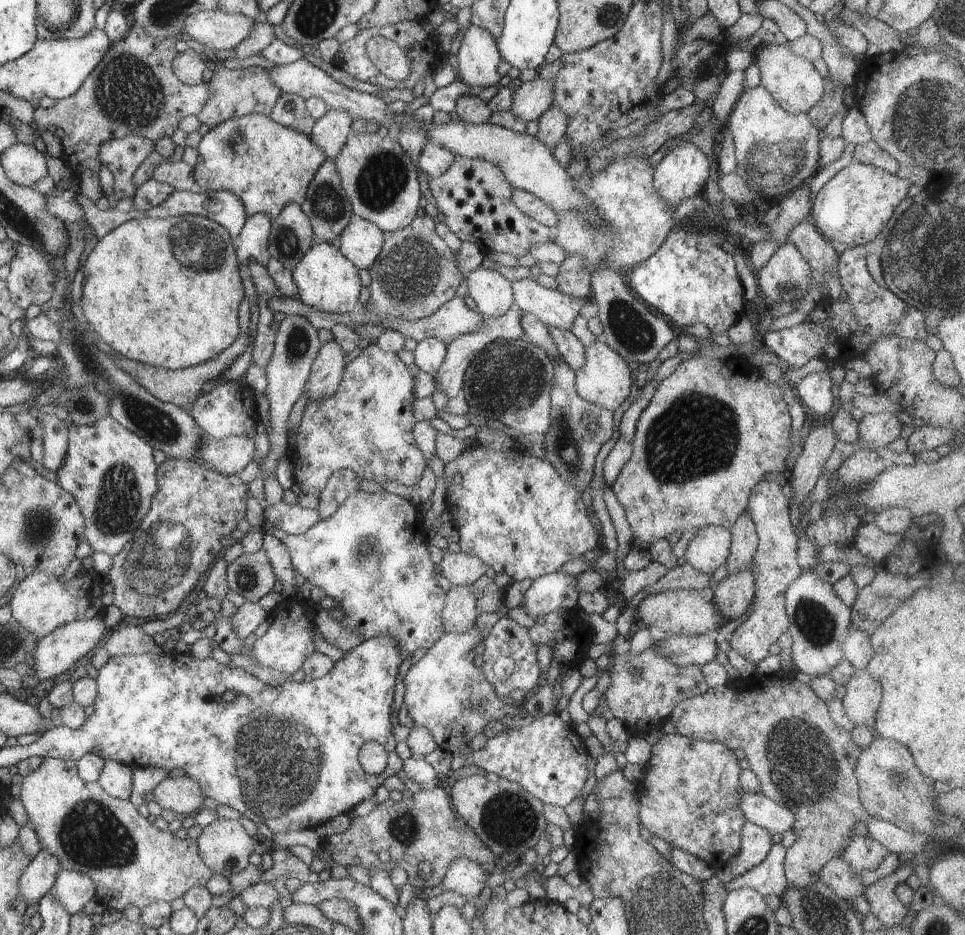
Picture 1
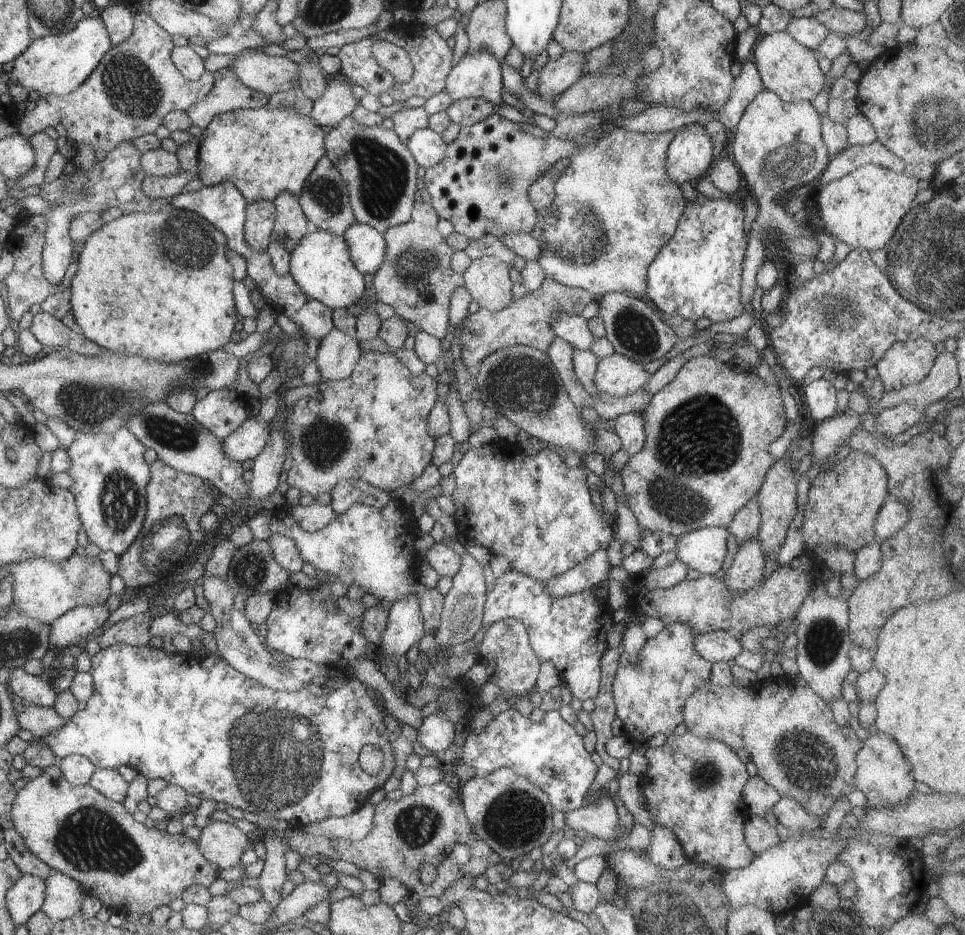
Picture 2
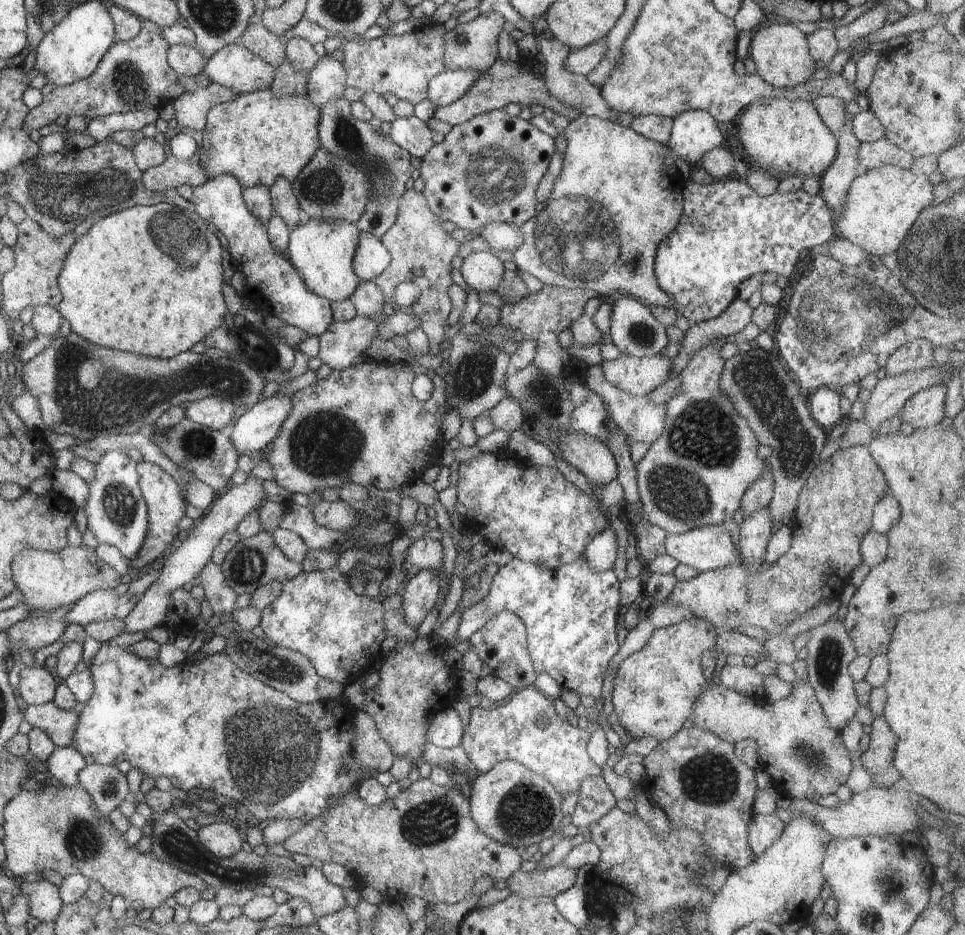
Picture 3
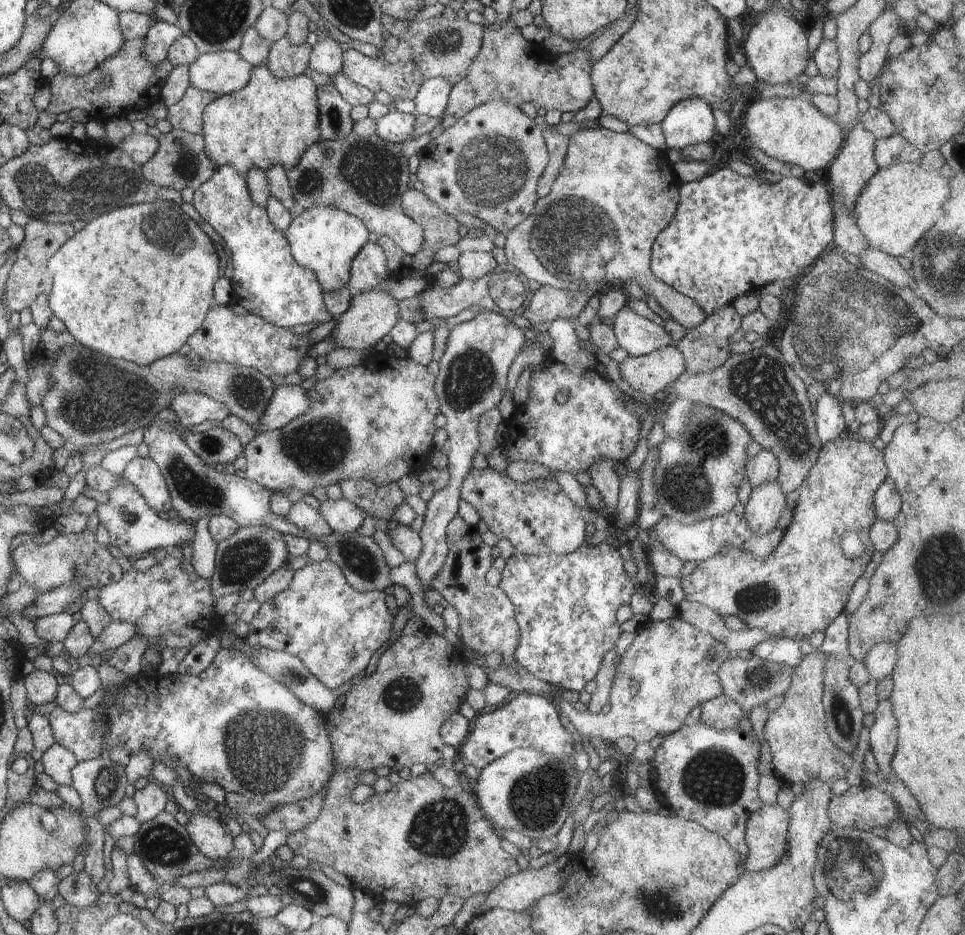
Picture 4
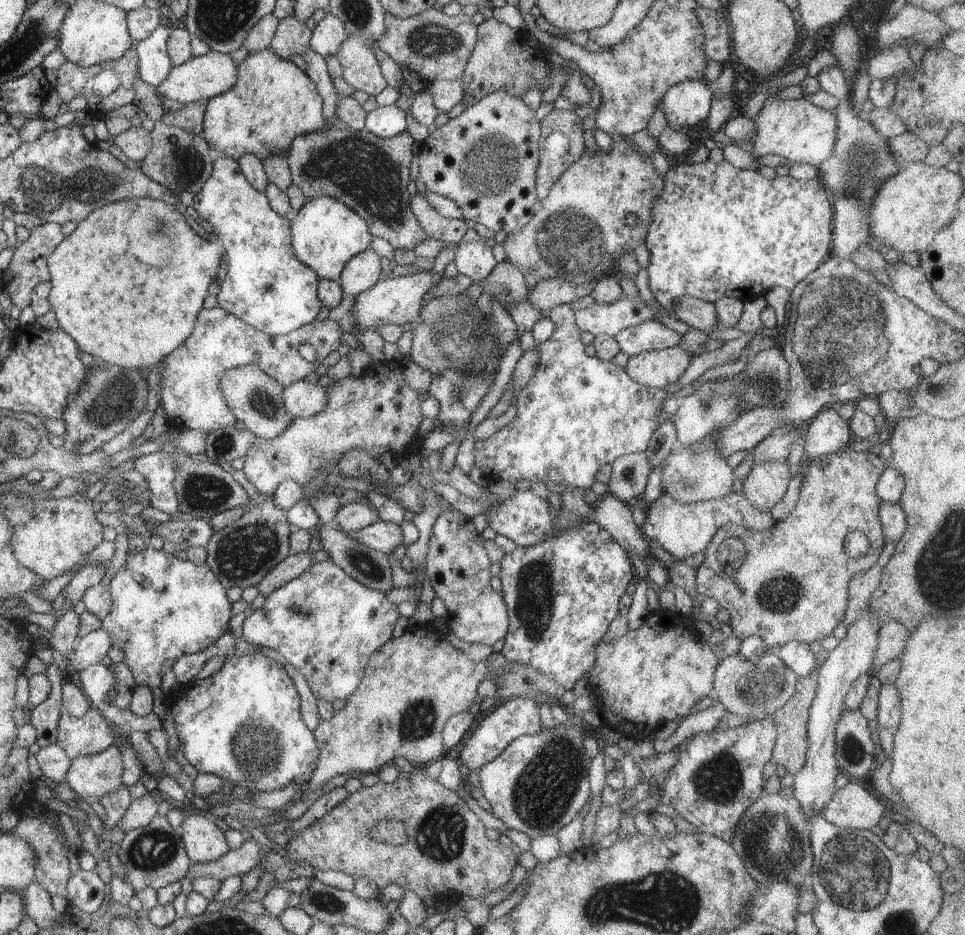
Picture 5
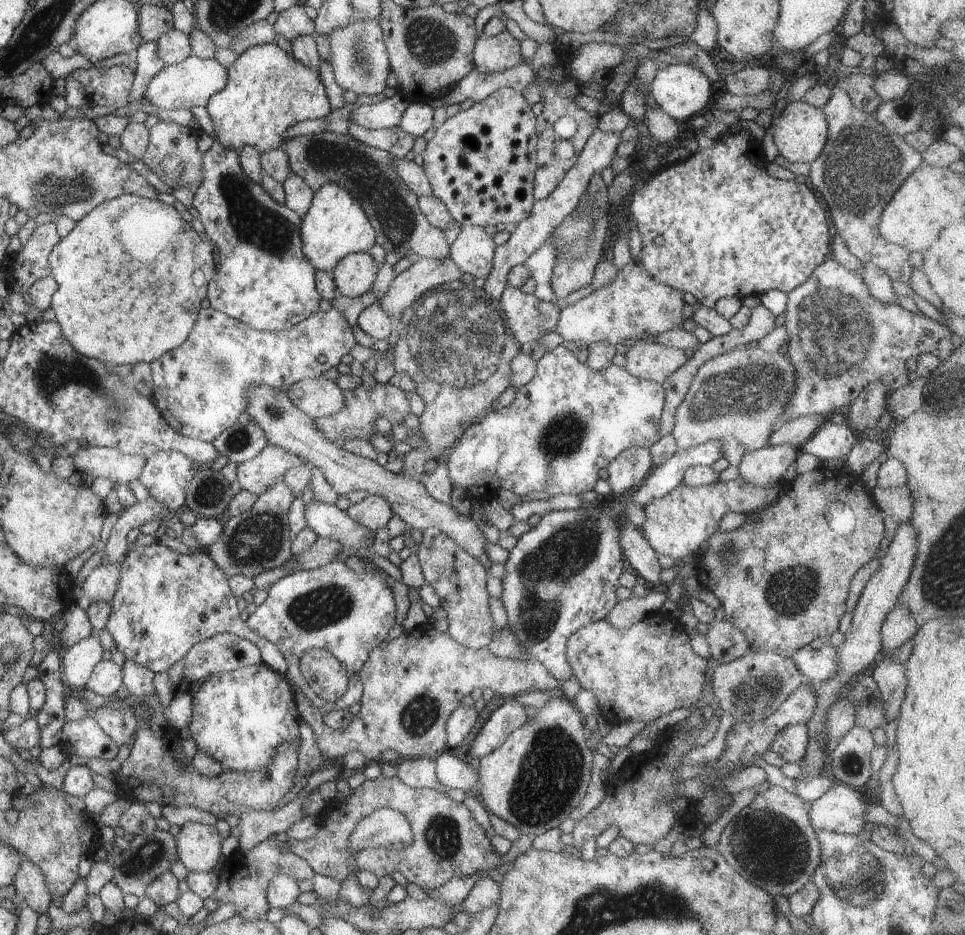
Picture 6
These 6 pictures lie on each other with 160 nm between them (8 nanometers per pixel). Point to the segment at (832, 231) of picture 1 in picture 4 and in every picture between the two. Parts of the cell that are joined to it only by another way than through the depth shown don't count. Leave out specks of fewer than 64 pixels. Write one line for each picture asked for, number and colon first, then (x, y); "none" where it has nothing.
2: (863, 208)
3: (882, 203)
4: (896, 207)

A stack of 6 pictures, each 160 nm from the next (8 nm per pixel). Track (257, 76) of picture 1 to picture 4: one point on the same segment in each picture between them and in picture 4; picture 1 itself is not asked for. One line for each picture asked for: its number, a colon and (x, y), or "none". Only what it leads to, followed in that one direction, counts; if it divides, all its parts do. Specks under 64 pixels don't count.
2: (229, 93)
3: (191, 109)
4: (187, 114)

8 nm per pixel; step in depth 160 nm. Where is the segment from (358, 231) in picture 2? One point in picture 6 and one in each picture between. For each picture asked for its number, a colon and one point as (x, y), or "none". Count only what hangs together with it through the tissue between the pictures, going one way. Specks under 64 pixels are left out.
3: (371, 258)
4: (368, 268)
5: (363, 271)
6: (355, 274)

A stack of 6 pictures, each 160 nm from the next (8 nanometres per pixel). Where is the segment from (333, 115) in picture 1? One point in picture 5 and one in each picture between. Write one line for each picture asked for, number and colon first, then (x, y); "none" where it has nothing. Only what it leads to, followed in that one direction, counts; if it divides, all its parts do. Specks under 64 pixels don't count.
2: (337, 102)
3: (327, 81)
4: (326, 57)
5: (328, 35)

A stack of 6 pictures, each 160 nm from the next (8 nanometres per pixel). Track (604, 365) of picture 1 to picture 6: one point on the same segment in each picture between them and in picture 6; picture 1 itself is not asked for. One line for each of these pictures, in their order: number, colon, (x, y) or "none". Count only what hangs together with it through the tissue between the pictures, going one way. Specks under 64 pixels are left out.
2: (617, 376)
3: (638, 376)
4: (651, 374)
5: (660, 368)
6: (647, 360)

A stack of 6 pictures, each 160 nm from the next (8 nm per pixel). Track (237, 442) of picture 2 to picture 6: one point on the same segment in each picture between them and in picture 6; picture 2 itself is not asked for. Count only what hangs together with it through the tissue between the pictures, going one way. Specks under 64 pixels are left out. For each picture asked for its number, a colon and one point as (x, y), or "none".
3: (253, 431)
4: (287, 402)
5: (302, 399)
6: (317, 397)

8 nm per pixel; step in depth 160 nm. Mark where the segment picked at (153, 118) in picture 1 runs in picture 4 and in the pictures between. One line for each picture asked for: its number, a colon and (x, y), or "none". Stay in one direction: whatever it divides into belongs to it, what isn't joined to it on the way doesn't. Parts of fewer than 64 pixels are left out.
2: (137, 84)
3: (134, 74)
4: (127, 80)

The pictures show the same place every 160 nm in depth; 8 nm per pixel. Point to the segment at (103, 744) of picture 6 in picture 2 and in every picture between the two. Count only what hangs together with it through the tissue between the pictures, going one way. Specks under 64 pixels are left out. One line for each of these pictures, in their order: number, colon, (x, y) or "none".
2: (40, 720)
3: (60, 725)
4: (82, 732)
5: (90, 734)

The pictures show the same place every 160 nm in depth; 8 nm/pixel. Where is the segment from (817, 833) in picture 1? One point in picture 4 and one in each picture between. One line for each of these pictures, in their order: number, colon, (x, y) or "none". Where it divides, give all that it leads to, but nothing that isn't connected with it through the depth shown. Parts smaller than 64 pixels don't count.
2: (790, 733)
3: (806, 758)
4: (796, 732)

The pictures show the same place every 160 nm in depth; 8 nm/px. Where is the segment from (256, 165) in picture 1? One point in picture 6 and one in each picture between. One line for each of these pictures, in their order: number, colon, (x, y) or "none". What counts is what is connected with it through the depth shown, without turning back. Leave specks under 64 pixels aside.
2: (264, 152)
3: (258, 137)
4: (271, 121)
5: (273, 101)
6: (268, 90)

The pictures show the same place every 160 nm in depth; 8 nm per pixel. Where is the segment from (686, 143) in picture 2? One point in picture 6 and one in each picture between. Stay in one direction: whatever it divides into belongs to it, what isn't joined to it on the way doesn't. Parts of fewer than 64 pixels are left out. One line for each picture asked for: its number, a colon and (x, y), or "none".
3: (694, 132)
4: (690, 121)
5: (688, 103)
6: (680, 90)

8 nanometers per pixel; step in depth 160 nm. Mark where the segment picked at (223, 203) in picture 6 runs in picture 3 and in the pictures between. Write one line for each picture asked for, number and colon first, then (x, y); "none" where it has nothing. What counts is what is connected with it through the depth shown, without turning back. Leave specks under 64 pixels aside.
3: (273, 285)
4: (267, 281)
5: (265, 285)

